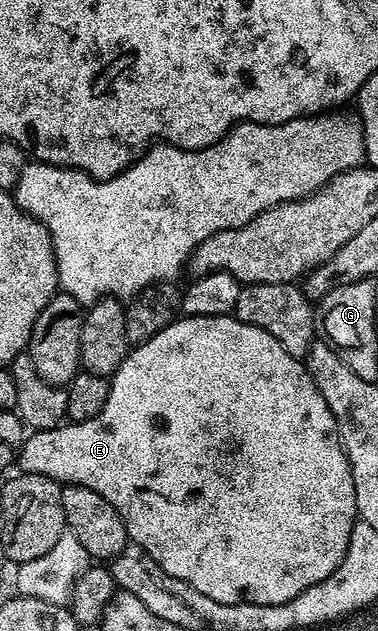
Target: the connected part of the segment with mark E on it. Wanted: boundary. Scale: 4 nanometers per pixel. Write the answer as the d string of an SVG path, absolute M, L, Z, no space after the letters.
M234 314L218 315L217 317L180 317L165 329L161 329L161 333L157 333L157 337L149 337L149 341L132 346L128 350L127 356L123 359L123 364L115 370L114 375L110 376L109 382L111 384L109 397L105 401L102 413L97 417L93 417L84 423L71 423L70 425L60 426L58 429L37 431L28 434L17 451L18 470L28 475L44 475L45 477L54 479L60 485L75 484L77 486L88 487L94 493L100 494L109 505L115 507L116 513L123 519L128 540L134 545L136 543L140 547L138 550L144 556L152 558L156 562L156 565L159 566L160 572L168 580L176 579L179 582L185 582L188 588L191 588L197 593L204 594L205 597L212 598L213 601L229 604L235 604L237 602L251 603L252 605L261 606L281 605L283 602L292 601L293 598L297 597L303 590L309 589L310 586L324 581L328 572L337 569L339 563L346 555L346 549L350 543L350 533L353 531L357 520L353 477L349 469L347 454L344 453L343 446L339 440L339 430L335 424L335 418L325 401L325 397L321 397L321 389L317 389L313 377L308 373L306 362L293 358L283 348L281 341L269 337L269 333L265 333L265 329L257 329L253 325L245 325L242 321L235 318Z

